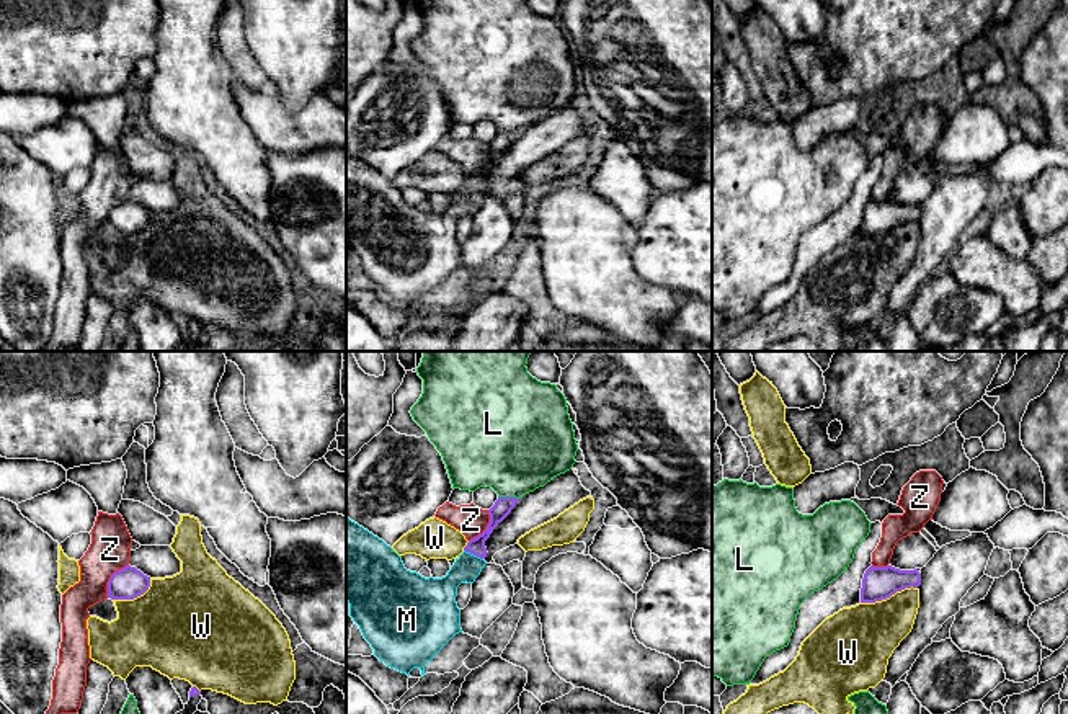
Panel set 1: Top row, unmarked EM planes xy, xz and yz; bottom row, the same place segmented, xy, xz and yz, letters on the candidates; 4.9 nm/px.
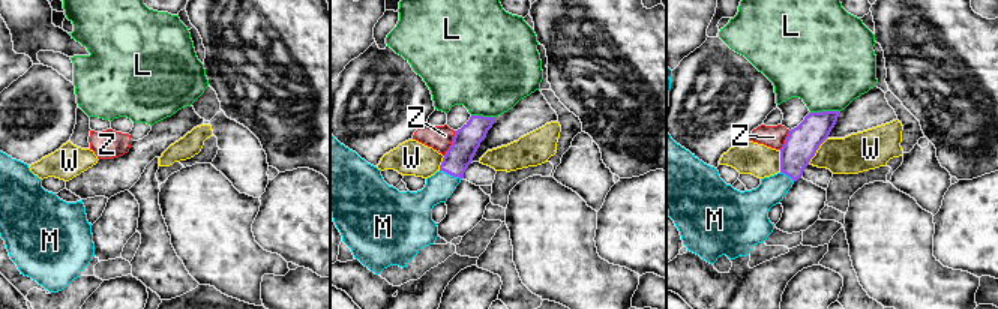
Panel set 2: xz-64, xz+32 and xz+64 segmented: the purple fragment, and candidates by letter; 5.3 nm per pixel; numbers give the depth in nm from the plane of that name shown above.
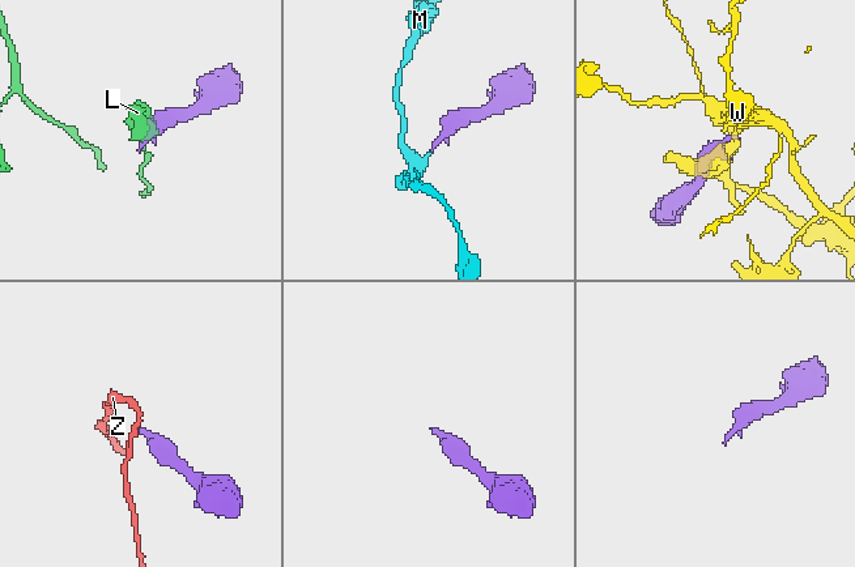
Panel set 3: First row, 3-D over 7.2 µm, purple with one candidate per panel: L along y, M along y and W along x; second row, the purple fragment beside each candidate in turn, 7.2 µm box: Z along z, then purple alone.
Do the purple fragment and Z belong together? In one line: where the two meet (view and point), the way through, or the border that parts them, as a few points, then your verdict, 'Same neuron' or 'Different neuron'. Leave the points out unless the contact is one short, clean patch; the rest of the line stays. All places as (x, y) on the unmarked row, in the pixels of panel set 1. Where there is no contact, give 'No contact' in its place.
Touches purple at xy (110, 213). Boundary: xy (128, 198), (111, 209), (106, 231). Different neuron

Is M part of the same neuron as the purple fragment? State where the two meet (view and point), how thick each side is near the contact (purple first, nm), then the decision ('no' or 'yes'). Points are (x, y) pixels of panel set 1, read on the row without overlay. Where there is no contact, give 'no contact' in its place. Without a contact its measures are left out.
meets purple in xz at (474, 188); 90 nm thick on the purple side, 150 nm on the other; yes

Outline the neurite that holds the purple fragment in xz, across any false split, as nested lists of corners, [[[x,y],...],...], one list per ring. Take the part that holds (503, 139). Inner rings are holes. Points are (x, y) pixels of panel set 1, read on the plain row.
[[[498,131],[488,144],[490,157],[487,163],[467,176],[464,186],[443,212],[425,212],[407,204],[402,190],[346,150],[346,235],[349,237],[349,250],[359,260],[380,296],[408,310],[413,302],[420,302],[425,310],[426,297],[456,268],[462,266],[461,243],[456,237],[457,221],[465,216],[474,217],[480,209],[487,198],[483,193],[488,188],[485,175],[518,136],[516,131]]]

